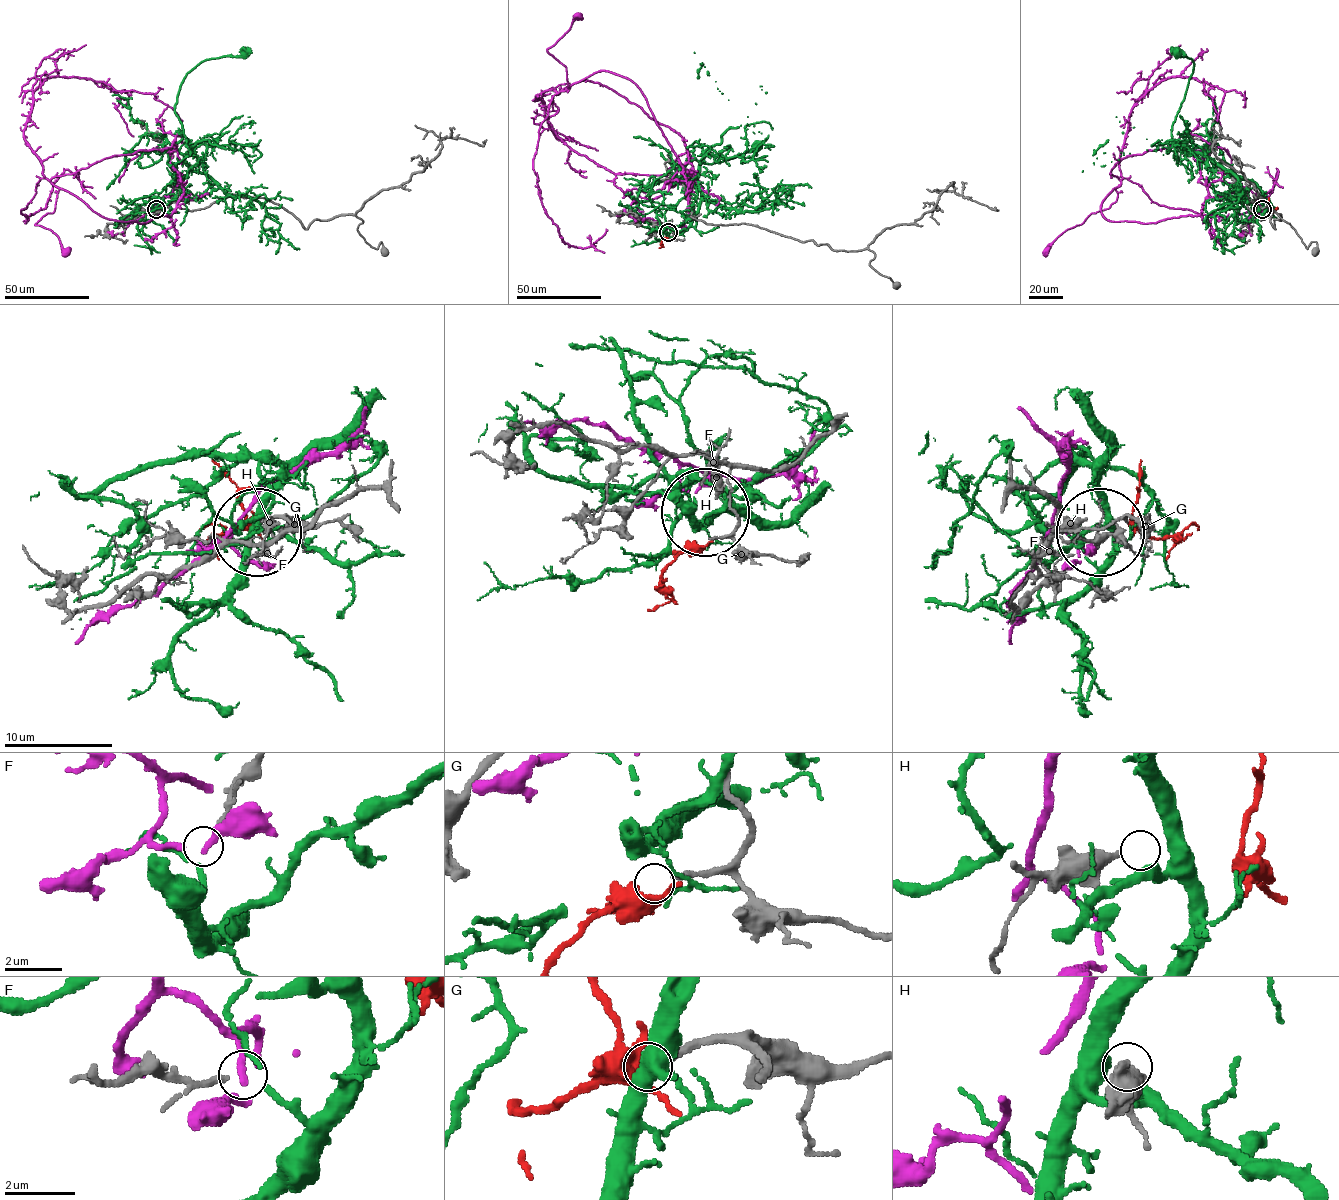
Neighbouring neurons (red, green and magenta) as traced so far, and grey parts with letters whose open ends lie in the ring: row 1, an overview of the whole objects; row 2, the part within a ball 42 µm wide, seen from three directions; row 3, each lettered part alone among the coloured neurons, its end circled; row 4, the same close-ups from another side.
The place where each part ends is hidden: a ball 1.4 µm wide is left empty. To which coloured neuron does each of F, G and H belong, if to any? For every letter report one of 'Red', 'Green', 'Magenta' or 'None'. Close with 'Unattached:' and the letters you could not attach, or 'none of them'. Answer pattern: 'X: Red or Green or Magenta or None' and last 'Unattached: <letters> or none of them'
F: Green
G: Red
H: None
Unattached: H

